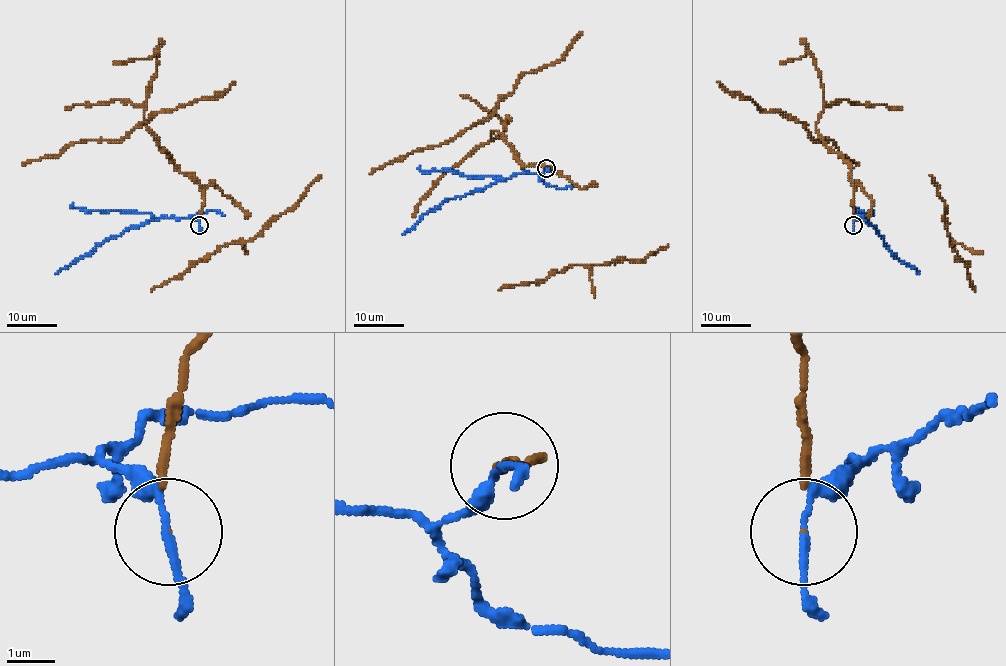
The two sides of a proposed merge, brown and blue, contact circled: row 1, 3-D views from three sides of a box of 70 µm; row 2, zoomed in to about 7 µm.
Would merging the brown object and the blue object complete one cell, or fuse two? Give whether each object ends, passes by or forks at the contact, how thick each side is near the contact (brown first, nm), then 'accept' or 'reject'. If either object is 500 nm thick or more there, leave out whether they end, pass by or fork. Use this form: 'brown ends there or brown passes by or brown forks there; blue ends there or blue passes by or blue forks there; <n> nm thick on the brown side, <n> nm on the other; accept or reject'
brown ends there; blue passes by; 30 nm thick on the brown side, 140 nm on the other; reject

